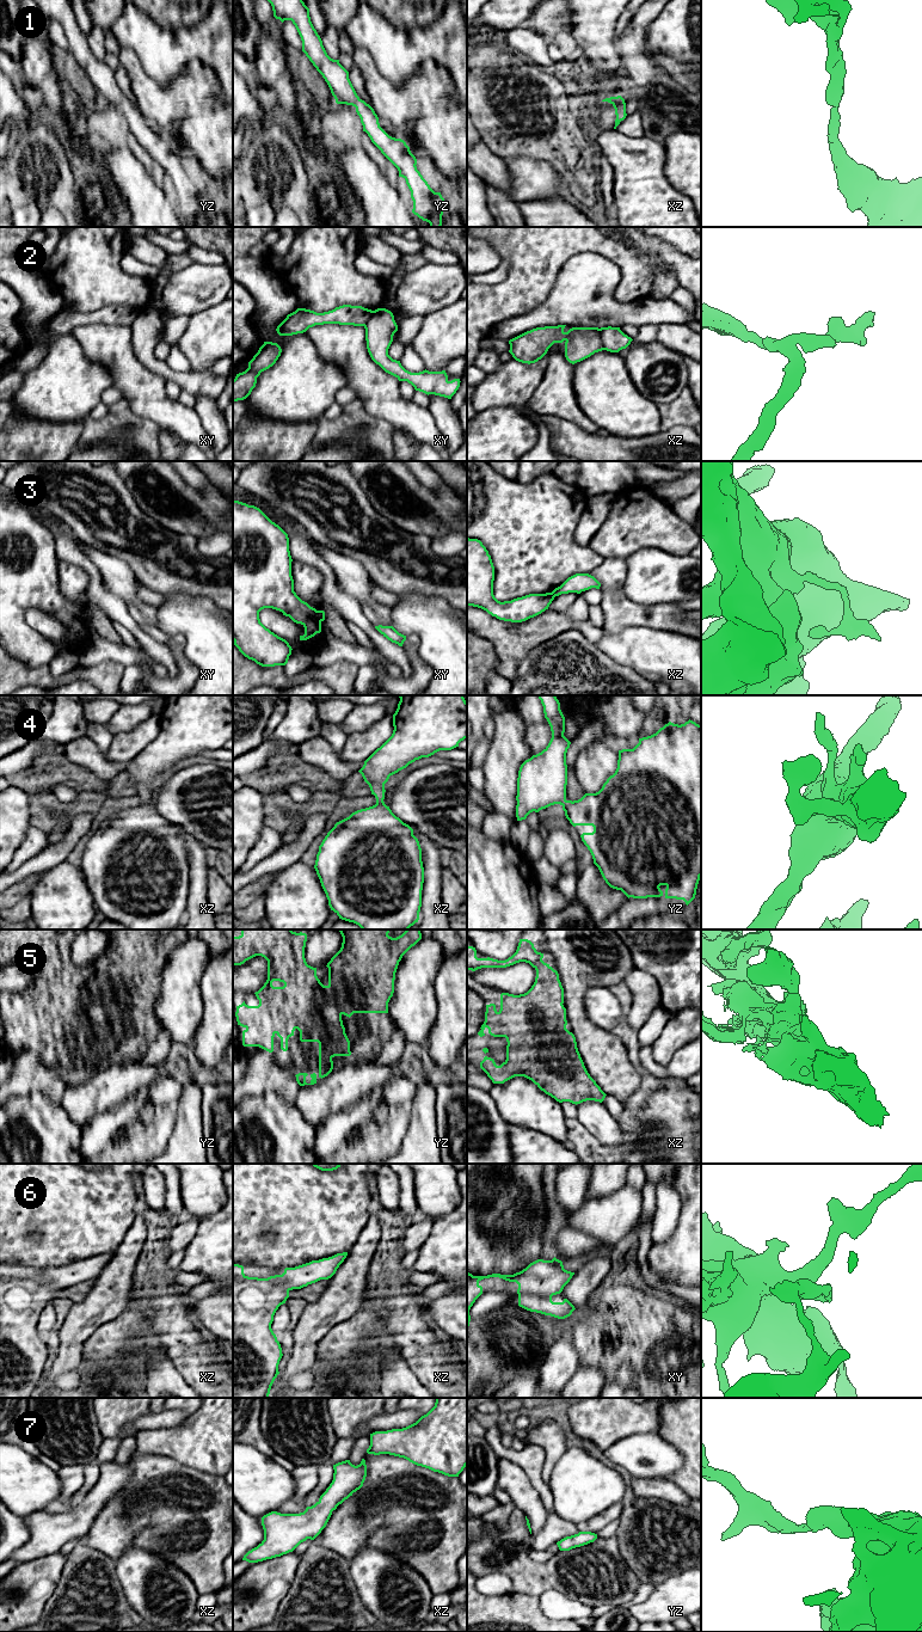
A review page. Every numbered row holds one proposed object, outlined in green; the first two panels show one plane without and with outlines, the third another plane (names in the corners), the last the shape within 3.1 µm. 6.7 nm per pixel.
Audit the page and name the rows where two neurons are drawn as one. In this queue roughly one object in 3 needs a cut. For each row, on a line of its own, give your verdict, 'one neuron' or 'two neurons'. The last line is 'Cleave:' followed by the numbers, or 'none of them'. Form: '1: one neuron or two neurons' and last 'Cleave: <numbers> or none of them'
1: one neuron
2: two neurons
3: two neurons
4: one neuron
5: one neuron
6: one neuron
7: one neuron
Cleave: 2, 3

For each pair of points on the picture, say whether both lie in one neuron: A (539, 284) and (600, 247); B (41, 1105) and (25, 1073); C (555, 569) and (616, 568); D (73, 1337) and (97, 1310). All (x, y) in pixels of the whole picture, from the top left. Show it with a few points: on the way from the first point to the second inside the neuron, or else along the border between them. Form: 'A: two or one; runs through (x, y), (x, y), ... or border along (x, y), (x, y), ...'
A: one; runs through (548, 268), (572, 244), (583, 244)
B: two; border along (12, 1096), (42, 1091), (60, 1102)
C: two; border along (621, 557), (606, 557), (588, 572)
D: one; runs through (77, 1330), (90, 1317)

